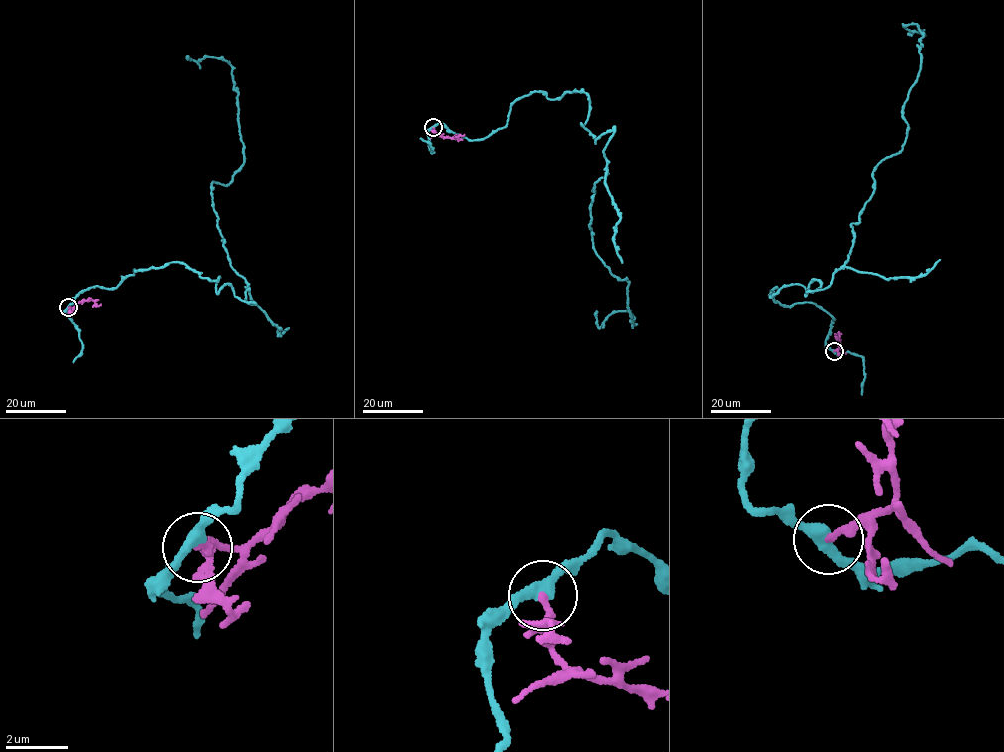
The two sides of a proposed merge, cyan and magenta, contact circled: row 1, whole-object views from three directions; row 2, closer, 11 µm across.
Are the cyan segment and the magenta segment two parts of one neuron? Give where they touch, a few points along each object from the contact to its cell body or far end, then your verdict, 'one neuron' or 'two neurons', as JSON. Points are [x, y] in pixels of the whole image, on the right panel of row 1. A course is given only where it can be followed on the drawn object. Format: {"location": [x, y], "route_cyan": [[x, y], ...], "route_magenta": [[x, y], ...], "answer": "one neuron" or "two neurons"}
{"location": [834, 351], "route_cyan": [[834, 351], [832, 316], [770, 291], [847, 260], [907, 134], [907, 34]], "route_magenta": [[834, 351], [840, 347], [839, 335], [835, 336]], "answer": "two neurons"}

